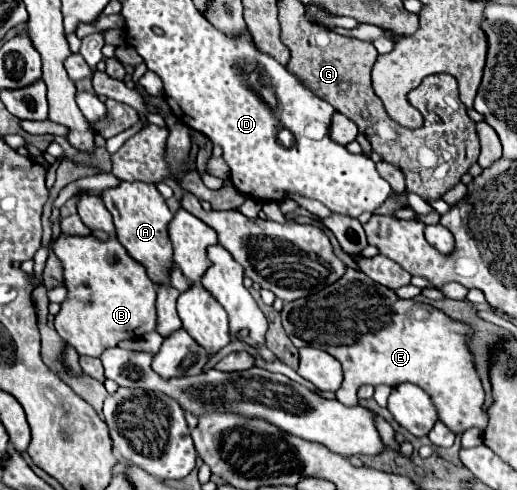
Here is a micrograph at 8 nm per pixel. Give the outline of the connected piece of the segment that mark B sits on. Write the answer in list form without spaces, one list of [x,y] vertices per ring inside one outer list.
[[[92,235],[58,237],[52,247],[64,265],[68,289],[68,299],[62,303],[54,327],[80,355],[100,357],[104,349],[114,347],[122,339],[138,339],[156,331],[156,287],[148,279],[144,265],[132,259],[116,239],[102,243]]]

